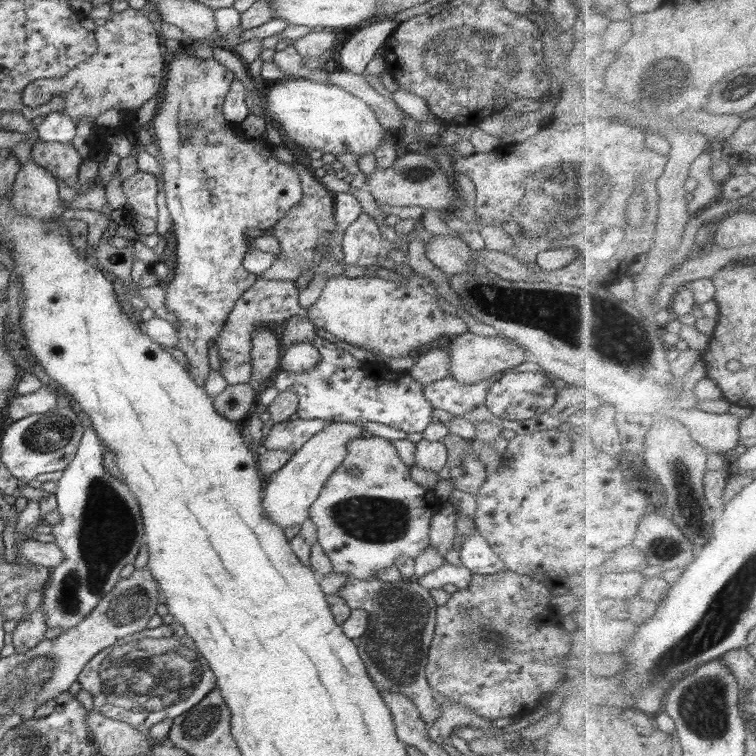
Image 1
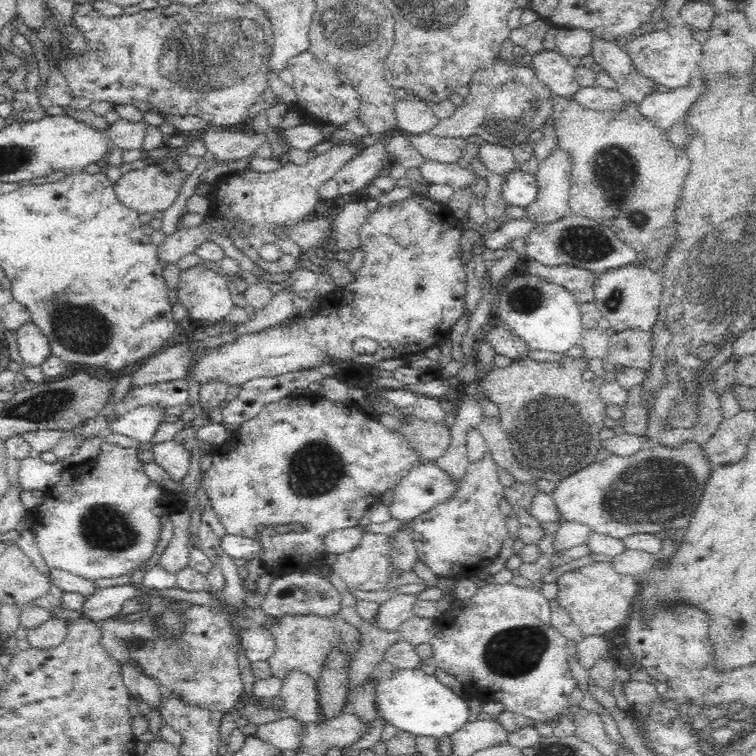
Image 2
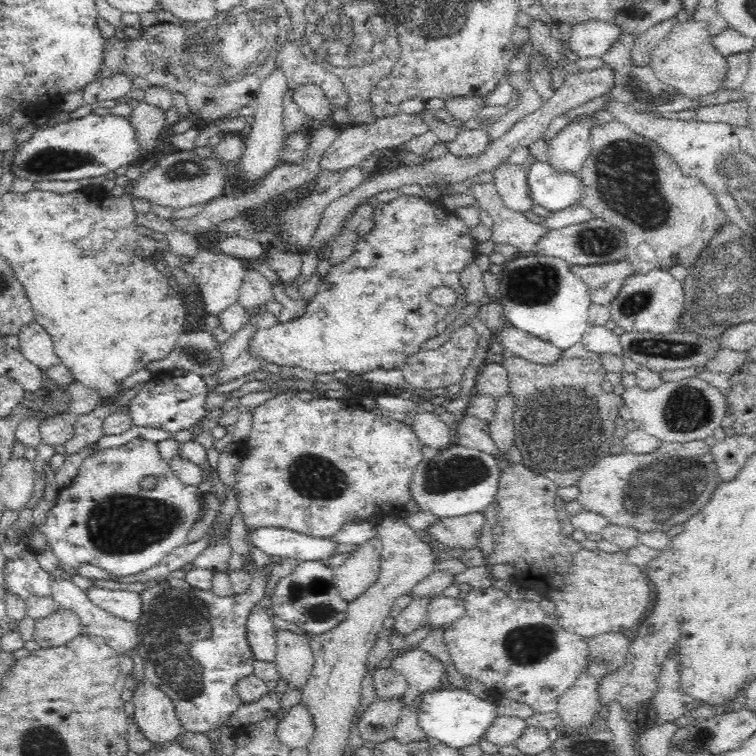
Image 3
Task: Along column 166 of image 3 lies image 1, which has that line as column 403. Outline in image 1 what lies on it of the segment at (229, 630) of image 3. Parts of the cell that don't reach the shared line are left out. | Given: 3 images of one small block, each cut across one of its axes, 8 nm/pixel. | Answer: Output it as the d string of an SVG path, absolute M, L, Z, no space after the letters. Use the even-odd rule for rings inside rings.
M349 576L336 593L351 609L361 608L369 616L366 632L353 641L379 692L400 693L411 698L420 718L428 726L433 725L441 716L441 704L425 677L428 649L437 623L437 605L428 589L415 579L384 582L378 578L362 580Z

